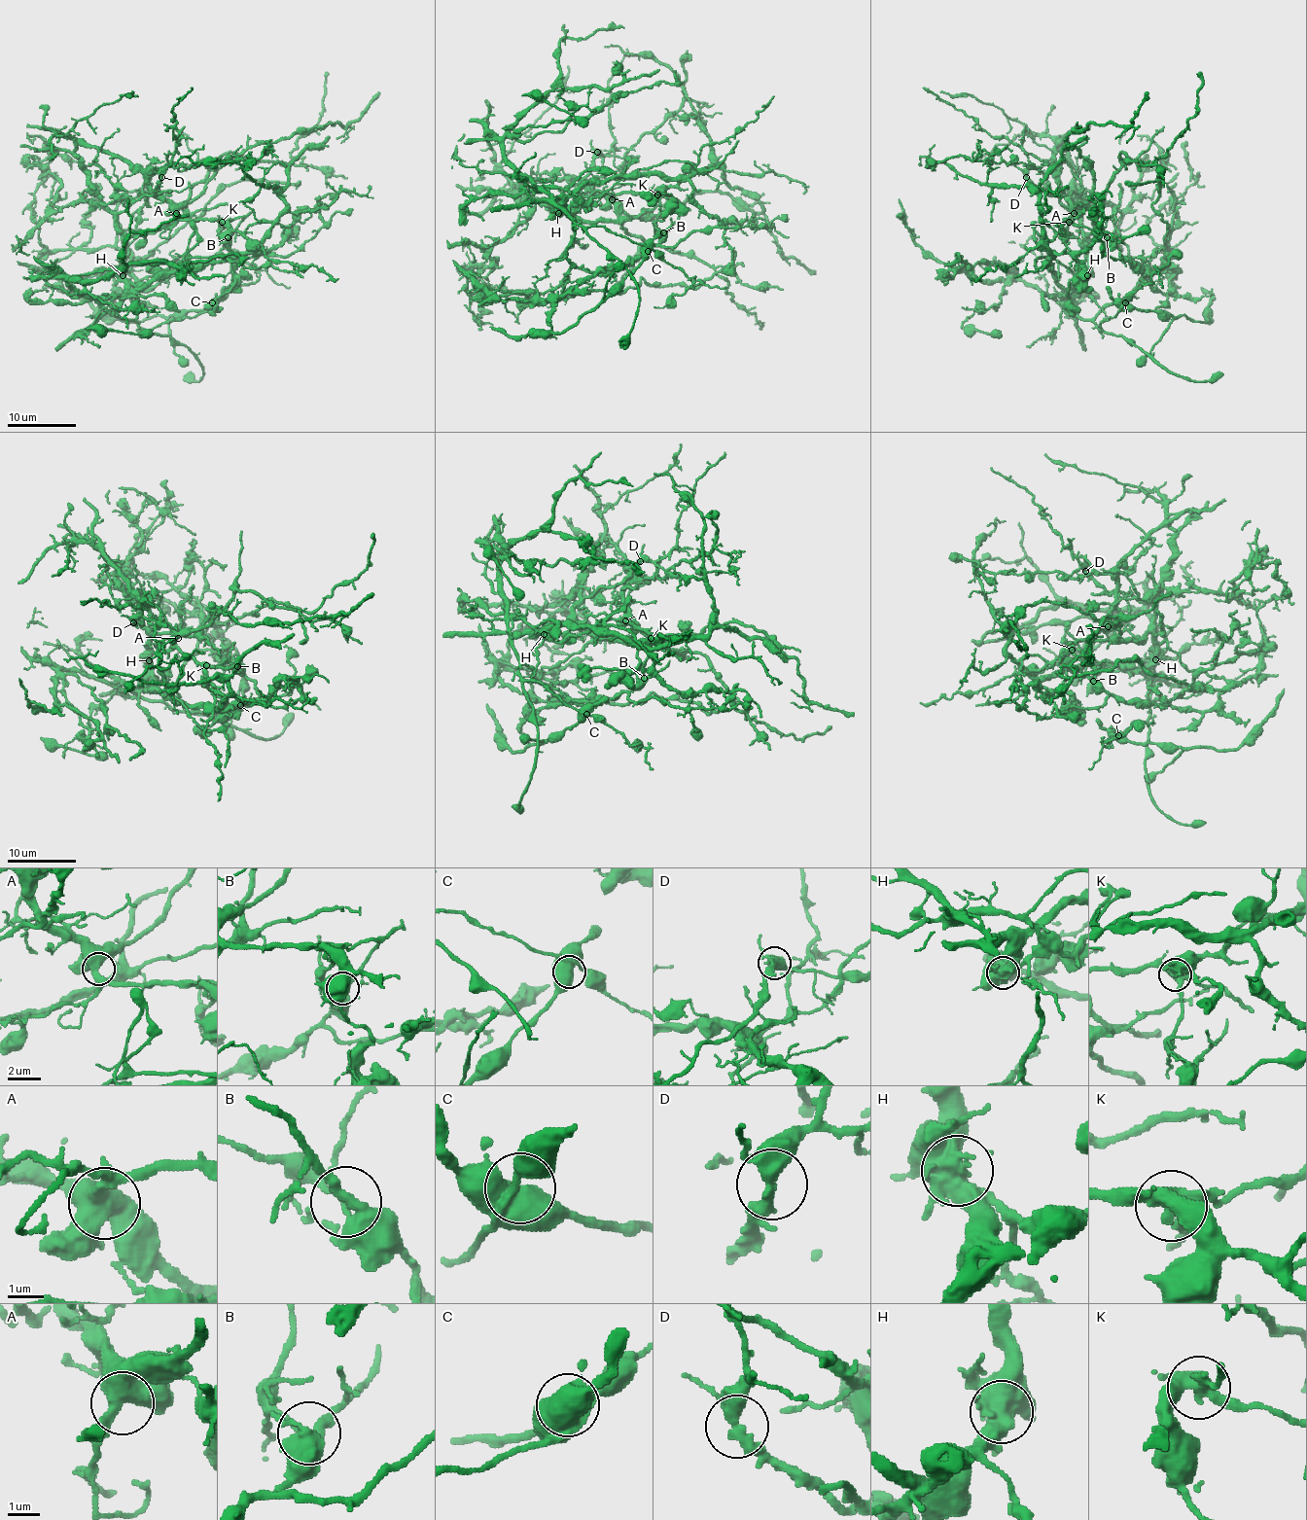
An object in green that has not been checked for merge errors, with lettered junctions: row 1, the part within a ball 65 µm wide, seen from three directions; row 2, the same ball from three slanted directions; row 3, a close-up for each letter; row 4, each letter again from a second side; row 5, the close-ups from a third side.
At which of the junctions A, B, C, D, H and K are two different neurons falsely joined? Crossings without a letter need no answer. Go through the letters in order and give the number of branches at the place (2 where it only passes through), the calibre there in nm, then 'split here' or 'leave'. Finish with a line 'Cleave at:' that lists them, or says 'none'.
A: branches 3; calibre 500 nm; leave
B: branches 3; calibre 380 nm; leave
C: branches 2; calibre 600 nm; leave
D: branches 3; calibre 360 nm; split here
H: branches 3; calibre 600 nm; split here
K: branches 4; calibre 460 nm; split here
Cleave at: D, H, K

